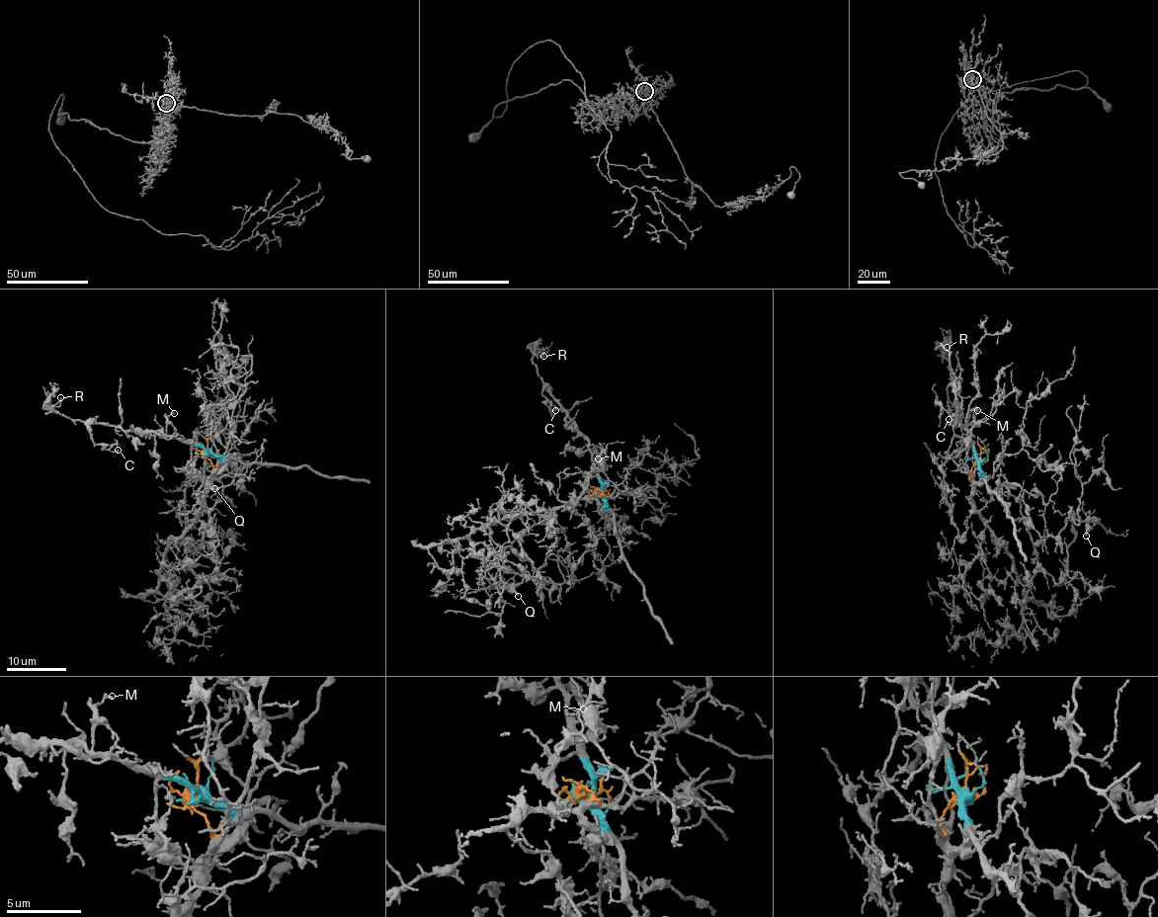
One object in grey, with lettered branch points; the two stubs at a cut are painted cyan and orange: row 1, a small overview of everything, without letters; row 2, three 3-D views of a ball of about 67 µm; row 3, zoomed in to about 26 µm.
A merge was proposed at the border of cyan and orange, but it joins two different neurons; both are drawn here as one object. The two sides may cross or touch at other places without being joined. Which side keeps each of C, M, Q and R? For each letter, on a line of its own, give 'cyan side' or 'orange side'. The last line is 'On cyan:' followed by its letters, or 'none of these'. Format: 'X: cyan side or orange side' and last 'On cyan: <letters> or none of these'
C: cyan side
M: cyan side
Q: orange side
R: cyan side
On cyan: C, M, R

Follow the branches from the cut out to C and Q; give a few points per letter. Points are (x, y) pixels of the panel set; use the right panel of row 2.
C: (981, 462), (974, 457), (966, 431), (961, 427), (957, 394), (950, 384), (949, 419)
Q: (980, 462), (971, 471), (972, 510), (1023, 585), (1036, 567), (1034, 545), (1073, 517), (1086, 522), (1086, 536)

